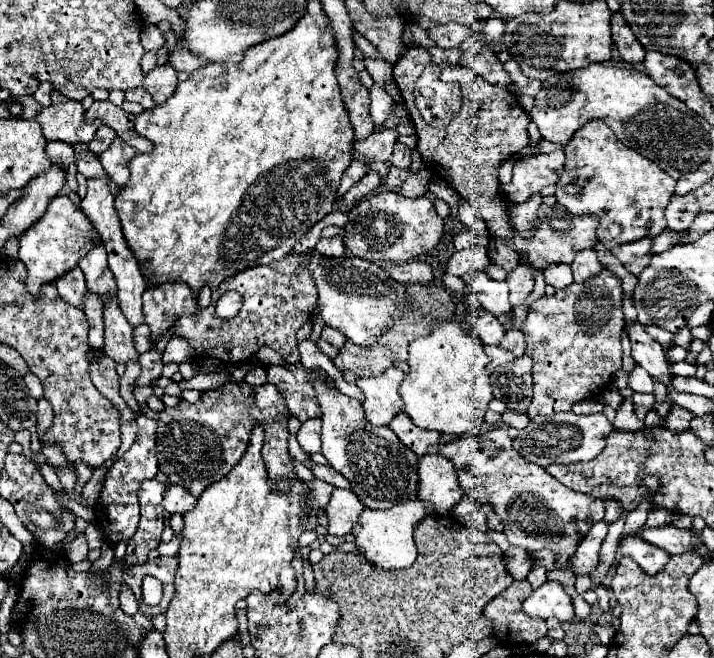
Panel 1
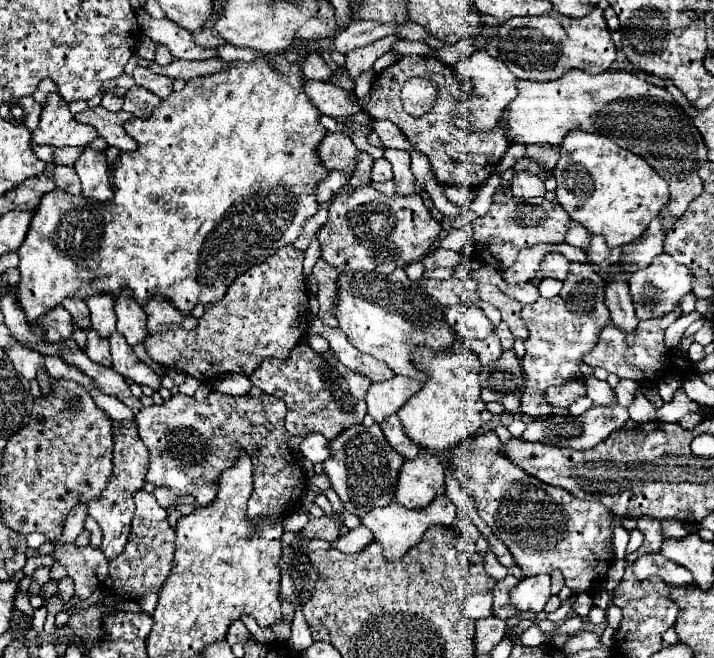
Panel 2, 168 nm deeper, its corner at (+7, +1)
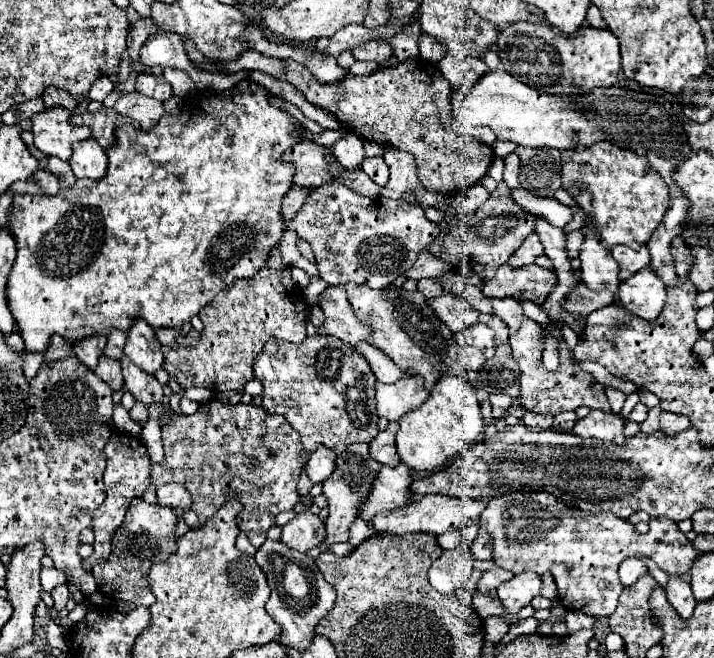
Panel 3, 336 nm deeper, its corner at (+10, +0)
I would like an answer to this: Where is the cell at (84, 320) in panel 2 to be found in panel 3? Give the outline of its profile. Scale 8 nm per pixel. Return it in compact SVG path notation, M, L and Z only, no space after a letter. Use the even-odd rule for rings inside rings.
M90 335L90 337L84 337L84 339L76 341L72 345L72 349L74 349L76 357L94 371L94 365L98 363L98 357L102 355L104 345L106 345L106 337L104 335Z

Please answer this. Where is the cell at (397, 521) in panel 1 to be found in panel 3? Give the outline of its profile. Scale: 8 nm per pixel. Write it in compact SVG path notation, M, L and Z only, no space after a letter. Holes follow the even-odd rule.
M424 495L412 501L406 509L390 511L390 513L378 513L372 517L372 525L378 533L390 533L390 535L404 535L406 531L422 531L422 533L432 533L440 535L450 529L464 529L470 519L478 523L478 517L484 509L484 501L480 499L460 499L460 497L446 497L446 495Z

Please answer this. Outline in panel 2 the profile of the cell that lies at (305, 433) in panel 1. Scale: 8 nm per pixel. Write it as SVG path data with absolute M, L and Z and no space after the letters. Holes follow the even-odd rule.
M309 434L303 442L301 442L301 454L305 460L309 460L311 464L323 464L329 456L329 440L321 434Z

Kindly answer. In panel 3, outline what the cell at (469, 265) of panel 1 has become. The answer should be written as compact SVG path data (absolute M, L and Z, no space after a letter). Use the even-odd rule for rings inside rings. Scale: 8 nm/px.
M422 251L422 253L416 257L414 265L408 269L406 277L420 281L420 279L424 279L424 277L442 277L444 273L448 273L448 271L452 271L452 269L454 269L452 263L448 263L448 261L432 255L430 251Z

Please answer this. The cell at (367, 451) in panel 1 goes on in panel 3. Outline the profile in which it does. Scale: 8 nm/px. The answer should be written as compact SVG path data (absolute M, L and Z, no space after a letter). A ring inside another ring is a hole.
M366 443L348 445L346 451L342 455L338 455L334 473L324 481L324 495L328 499L328 509L330 509L330 517L326 523L326 539L320 543L320 547L314 547L307 552L312 559L316 559L320 553L324 553L326 545L332 545L336 541L348 541L348 525L360 515L360 509L372 491L372 485L374 485L374 479L376 479L380 467L382 467L382 463L378 463L376 459L370 457L370 445L366 445Z

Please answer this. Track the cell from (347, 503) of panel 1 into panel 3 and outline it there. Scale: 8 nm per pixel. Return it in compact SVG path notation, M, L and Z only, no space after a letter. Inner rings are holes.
M310 511L298 513L288 525L282 527L282 541L288 547L302 553L316 547L320 541L324 541L324 537L326 537L324 523L318 519L318 515Z

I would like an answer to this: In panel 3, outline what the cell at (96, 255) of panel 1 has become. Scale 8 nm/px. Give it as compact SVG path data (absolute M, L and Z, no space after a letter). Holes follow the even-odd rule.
M110 329L108 333L108 343L104 347L104 353L108 357L114 357L114 359L120 359L122 357L122 347L124 347L124 341L126 341L126 333L124 331L118 331L118 329Z

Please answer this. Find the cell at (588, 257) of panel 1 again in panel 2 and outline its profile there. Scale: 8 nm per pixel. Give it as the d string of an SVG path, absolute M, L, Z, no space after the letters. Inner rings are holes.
M556 252L549 253L542 259L535 276L531 276L529 282L539 284L545 278L565 280L567 268L569 268L569 260L567 258Z

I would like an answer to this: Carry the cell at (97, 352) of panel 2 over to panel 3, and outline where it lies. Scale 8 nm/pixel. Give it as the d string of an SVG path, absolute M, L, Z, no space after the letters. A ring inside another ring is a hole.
M102 355L102 357L98 359L98 367L94 369L94 373L96 373L104 383L108 383L114 391L118 391L118 389L124 385L120 361L116 361L116 359L112 359L112 357Z

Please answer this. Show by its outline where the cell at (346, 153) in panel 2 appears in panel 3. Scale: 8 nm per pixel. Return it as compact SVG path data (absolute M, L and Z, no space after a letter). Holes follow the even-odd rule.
M308 139L290 147L284 153L284 159L294 163L294 167L296 167L294 185L316 189L318 185L334 183L336 179L330 173L330 163L328 163L330 151L332 151L330 147L318 145L318 143L308 141Z

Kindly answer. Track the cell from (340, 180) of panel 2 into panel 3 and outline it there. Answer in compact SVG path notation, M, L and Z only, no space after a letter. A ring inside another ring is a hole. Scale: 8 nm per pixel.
M292 187L288 193L286 193L286 197L284 197L284 217L286 217L286 221L290 221L300 209L302 209L302 205L304 205L304 201L308 199L308 195L312 193L312 189L308 189L308 187Z

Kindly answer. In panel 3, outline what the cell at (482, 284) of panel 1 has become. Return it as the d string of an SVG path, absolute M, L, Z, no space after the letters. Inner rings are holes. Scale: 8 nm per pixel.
M490 299L494 307L494 315L500 317L508 327L510 327L510 347L512 347L512 357L520 367L520 405L526 407L528 411L536 413L550 413L558 415L562 411L576 411L578 407L586 405L590 409L600 409L610 413L610 403L604 393L604 385L600 385L590 373L582 371L578 365L570 363L570 349L566 343L562 343L560 349L560 367L558 371L550 373L542 369L540 357L542 357L542 327L532 321L528 315L524 315L520 303L516 299Z

